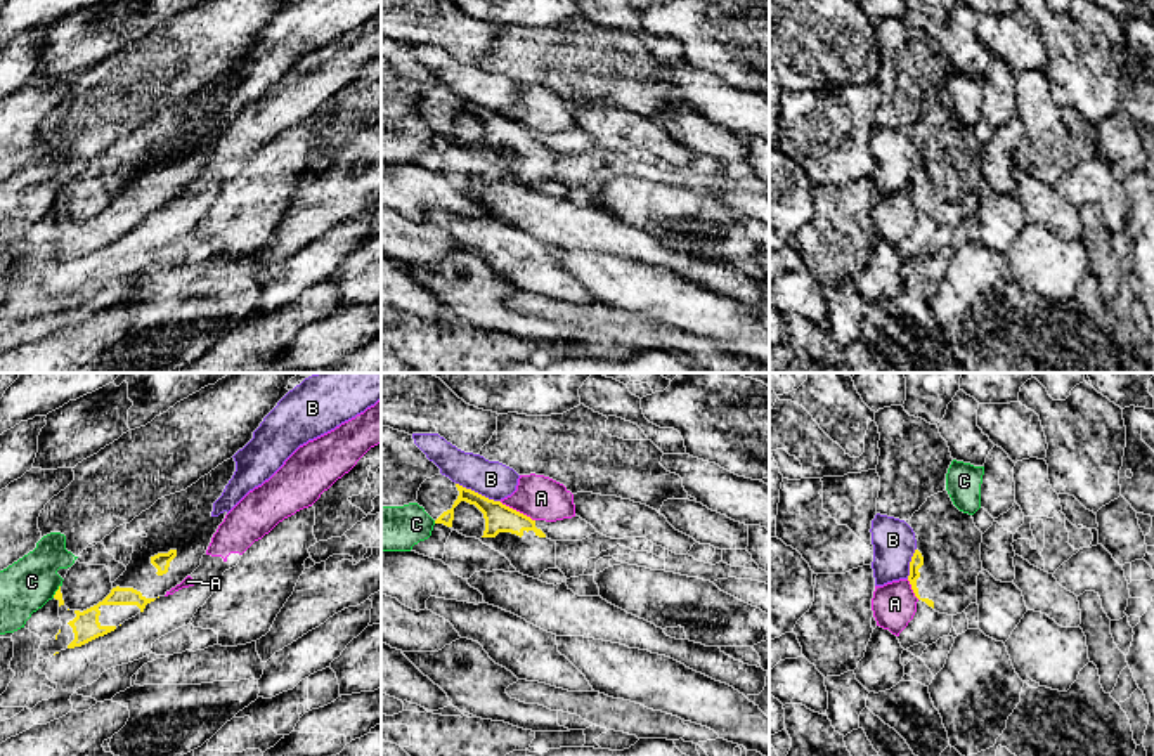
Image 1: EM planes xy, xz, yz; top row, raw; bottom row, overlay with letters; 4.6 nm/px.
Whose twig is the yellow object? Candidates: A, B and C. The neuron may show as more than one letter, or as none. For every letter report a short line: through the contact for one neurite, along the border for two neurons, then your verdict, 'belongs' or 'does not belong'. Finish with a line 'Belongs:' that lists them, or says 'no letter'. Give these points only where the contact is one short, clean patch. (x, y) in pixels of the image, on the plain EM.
A: does not belong
B: does not belong
C: line xy (59, 196), (52, 208); does not belong
Belongs: no letter

